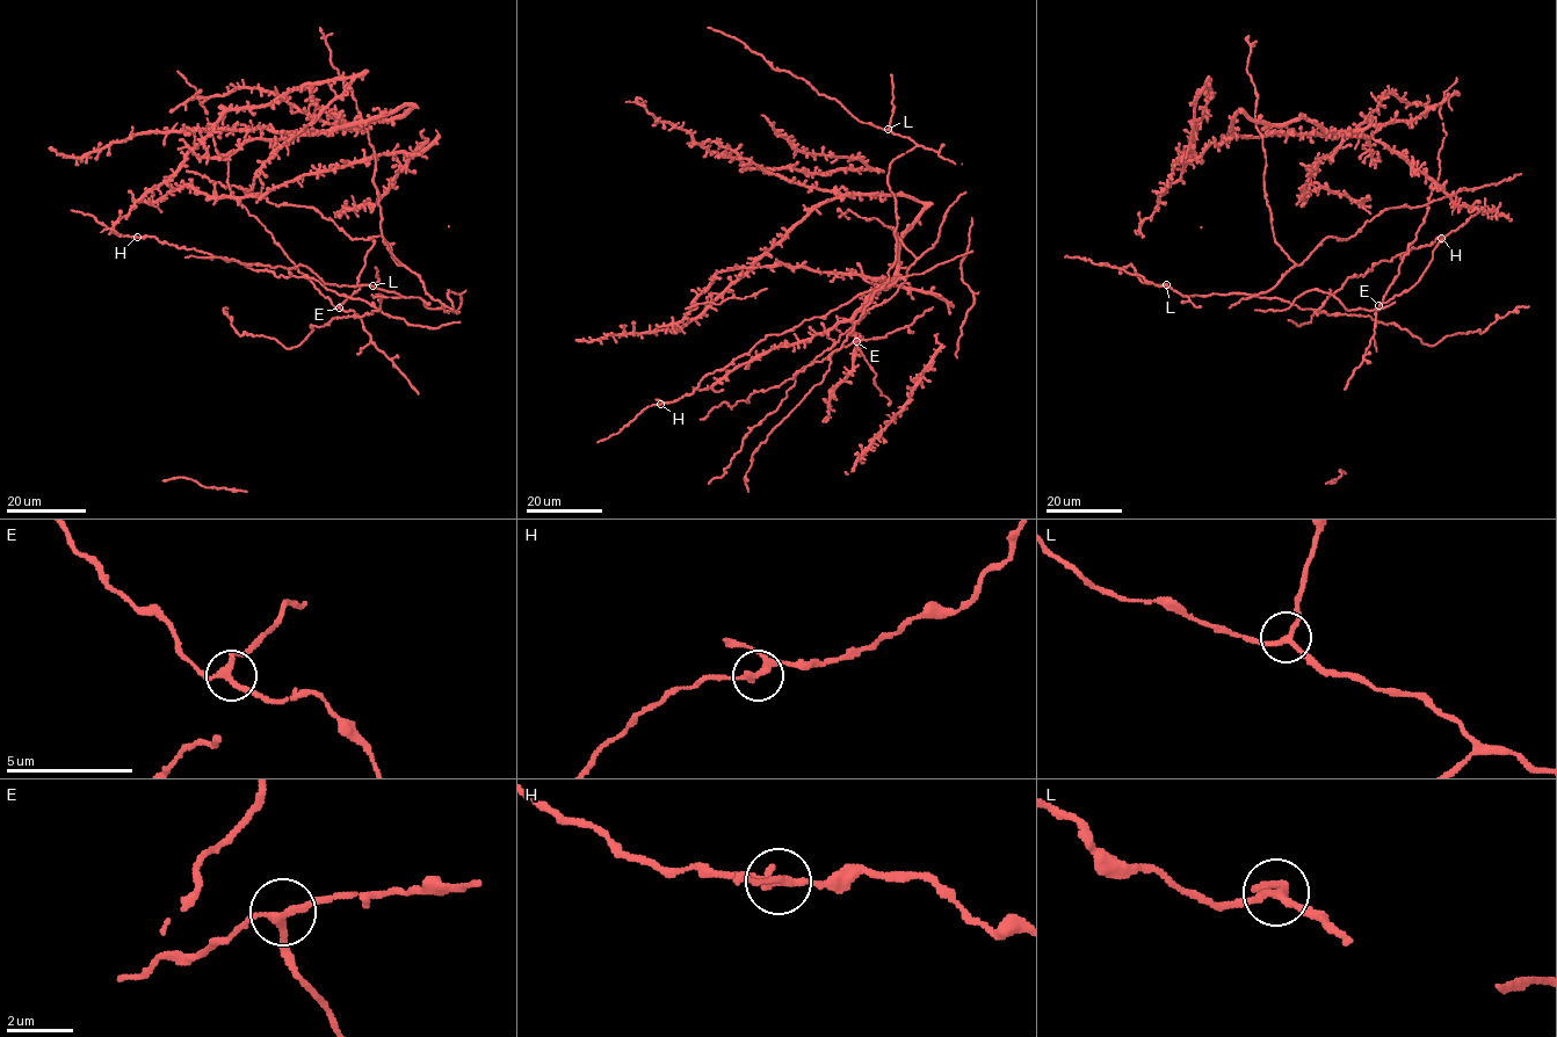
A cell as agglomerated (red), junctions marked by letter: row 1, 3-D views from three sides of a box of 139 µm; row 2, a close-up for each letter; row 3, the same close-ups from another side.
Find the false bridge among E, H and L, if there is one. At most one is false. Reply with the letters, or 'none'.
none

